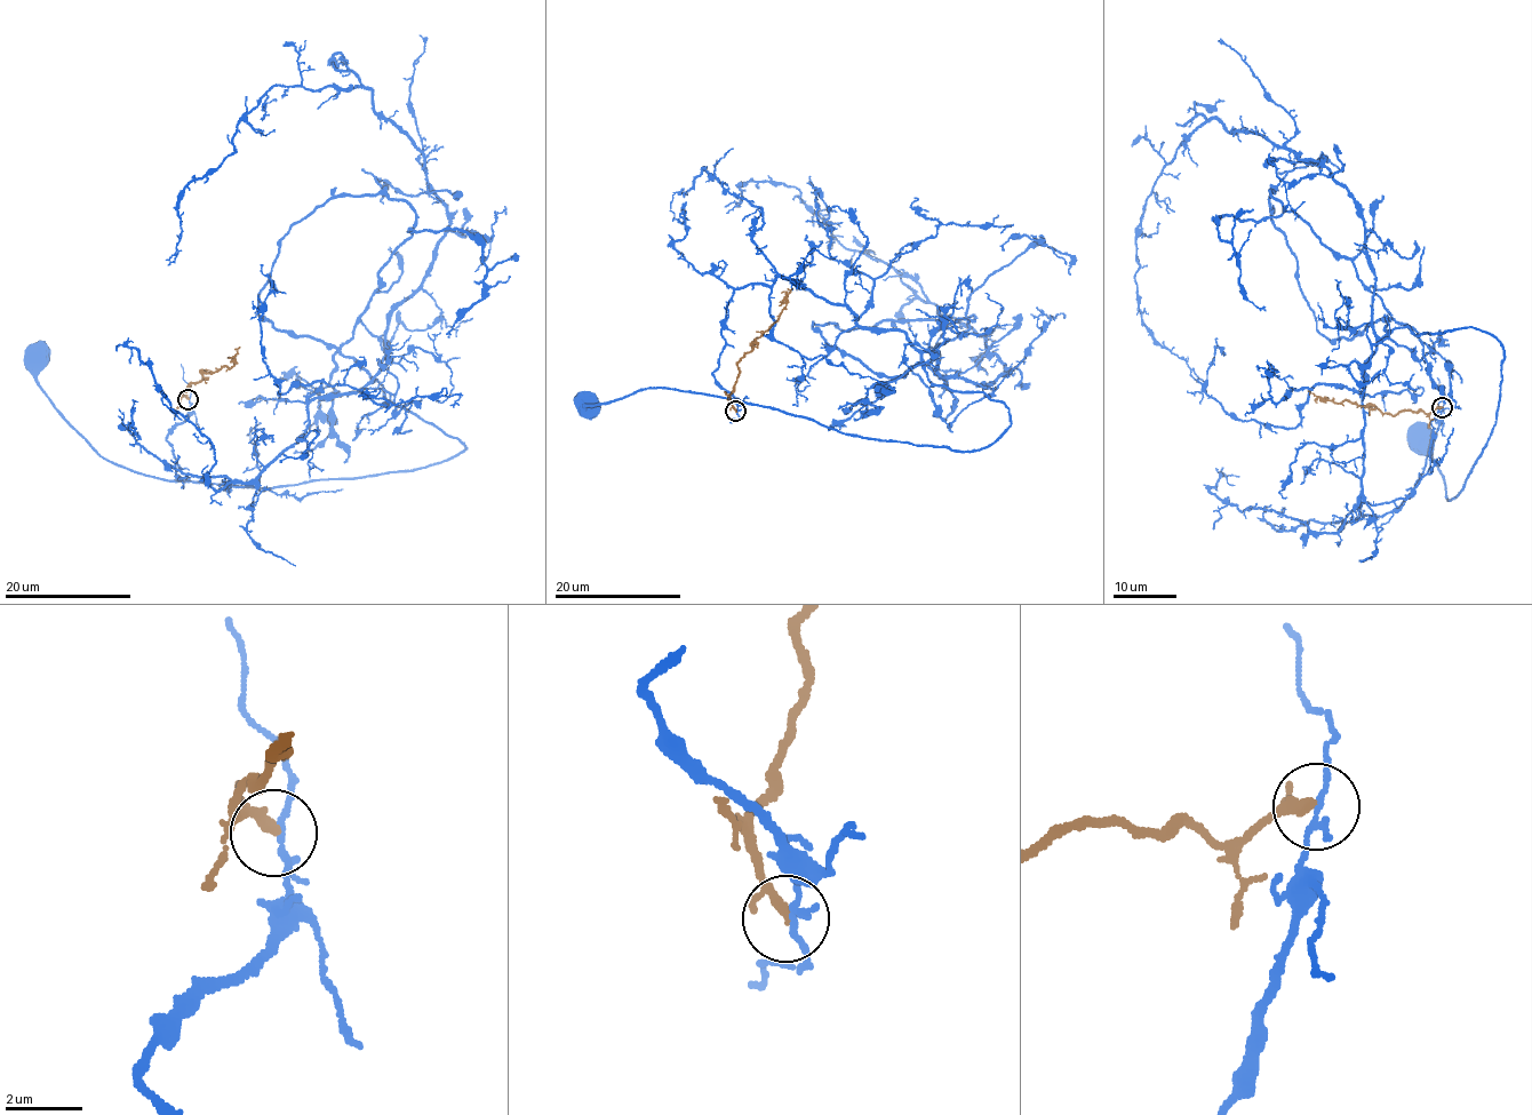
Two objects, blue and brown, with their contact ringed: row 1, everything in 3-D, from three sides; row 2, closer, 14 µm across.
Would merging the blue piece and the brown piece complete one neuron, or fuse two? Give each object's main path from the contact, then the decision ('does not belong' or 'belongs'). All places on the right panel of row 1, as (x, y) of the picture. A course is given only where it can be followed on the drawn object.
blue runs (1443, 407), (1413, 492), (1359, 515), (1380, 342), (1492, 334), (1497, 420), (1459, 496), (1423, 433); brown runs (1443, 408), (1391, 415), (1345, 399), (1338, 403), (1317, 400), (1308, 390); does not belong

